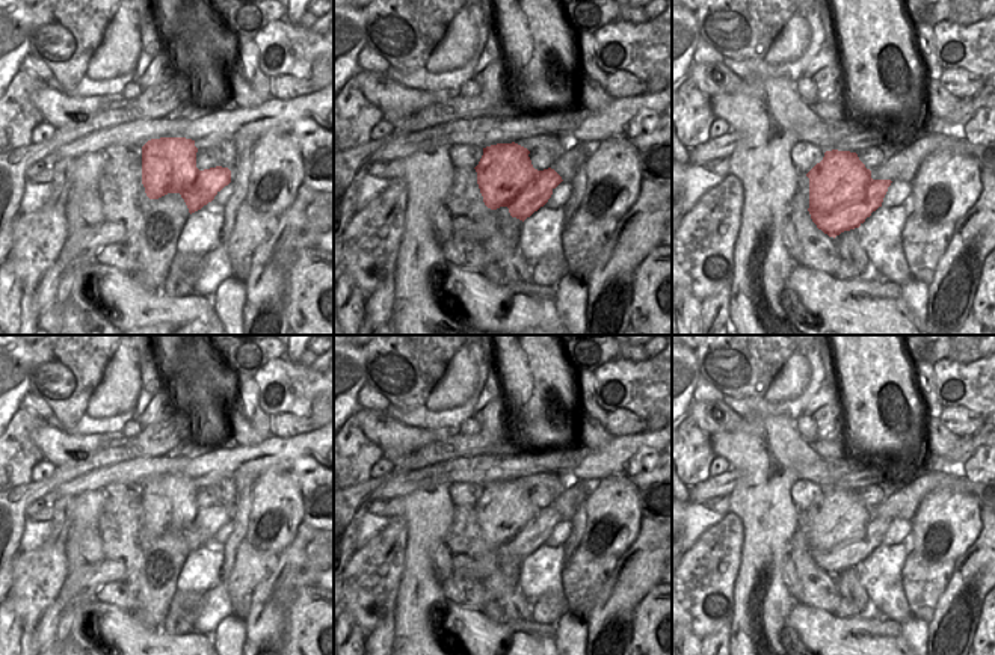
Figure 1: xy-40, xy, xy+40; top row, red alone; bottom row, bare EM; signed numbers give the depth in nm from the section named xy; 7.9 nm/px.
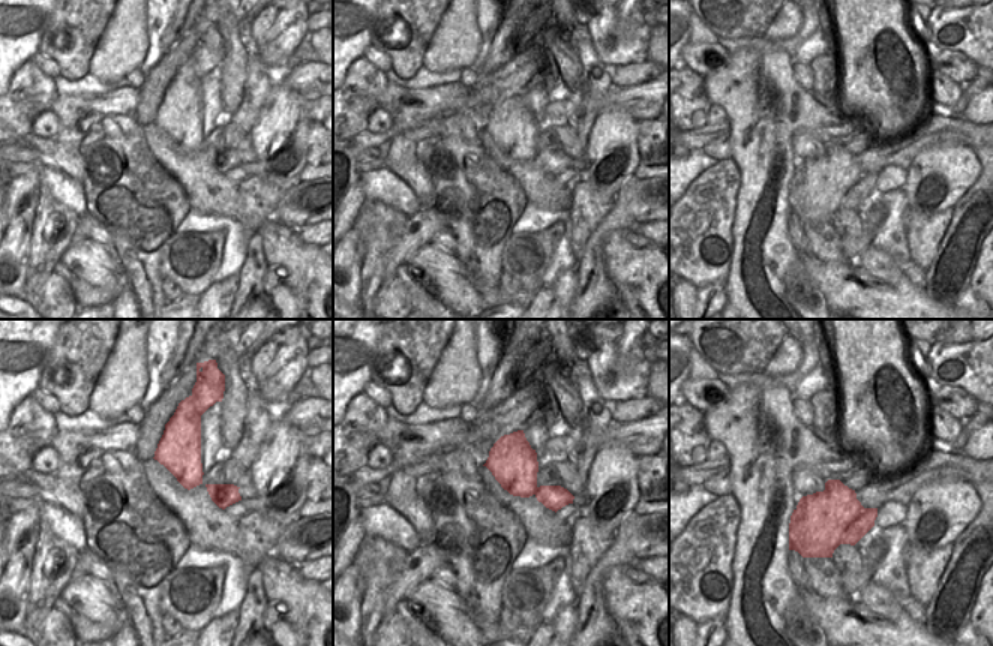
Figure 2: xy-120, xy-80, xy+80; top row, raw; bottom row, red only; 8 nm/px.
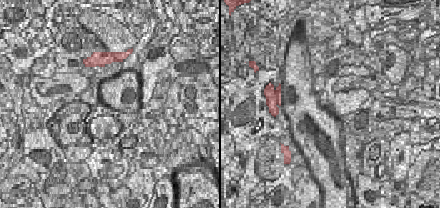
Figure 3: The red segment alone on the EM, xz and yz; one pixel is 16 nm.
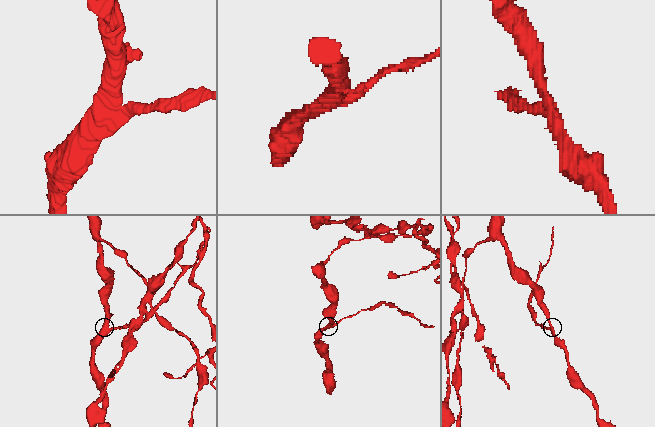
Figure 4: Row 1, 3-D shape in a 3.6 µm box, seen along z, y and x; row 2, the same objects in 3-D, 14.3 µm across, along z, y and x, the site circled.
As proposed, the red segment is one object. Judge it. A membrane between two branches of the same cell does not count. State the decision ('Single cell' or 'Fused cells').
Fused cells

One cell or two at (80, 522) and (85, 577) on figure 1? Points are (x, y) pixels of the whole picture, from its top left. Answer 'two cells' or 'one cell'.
two cells

